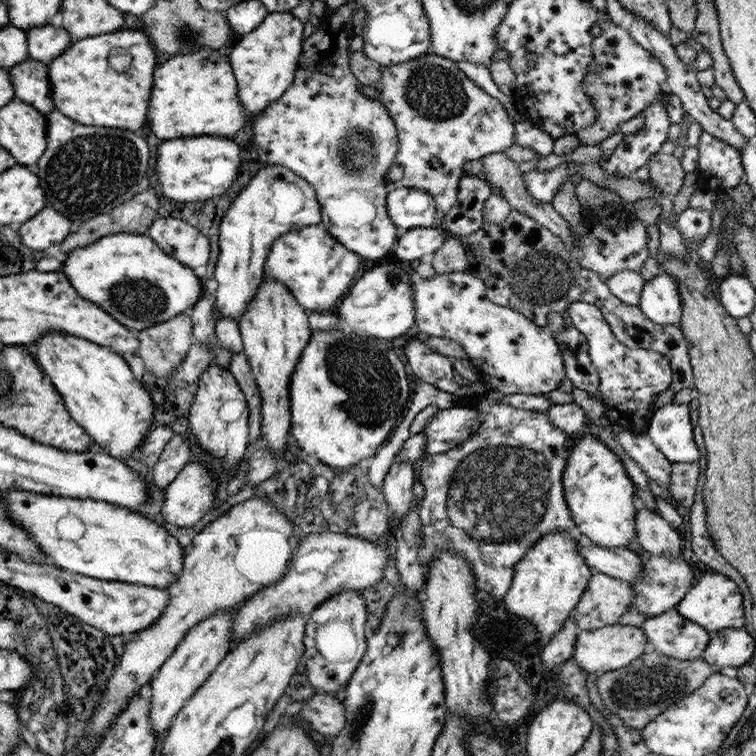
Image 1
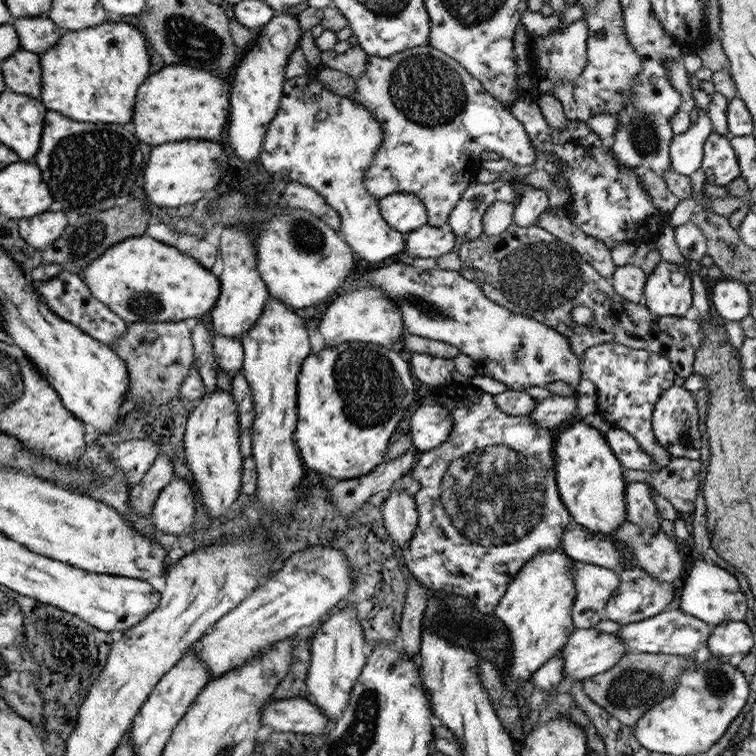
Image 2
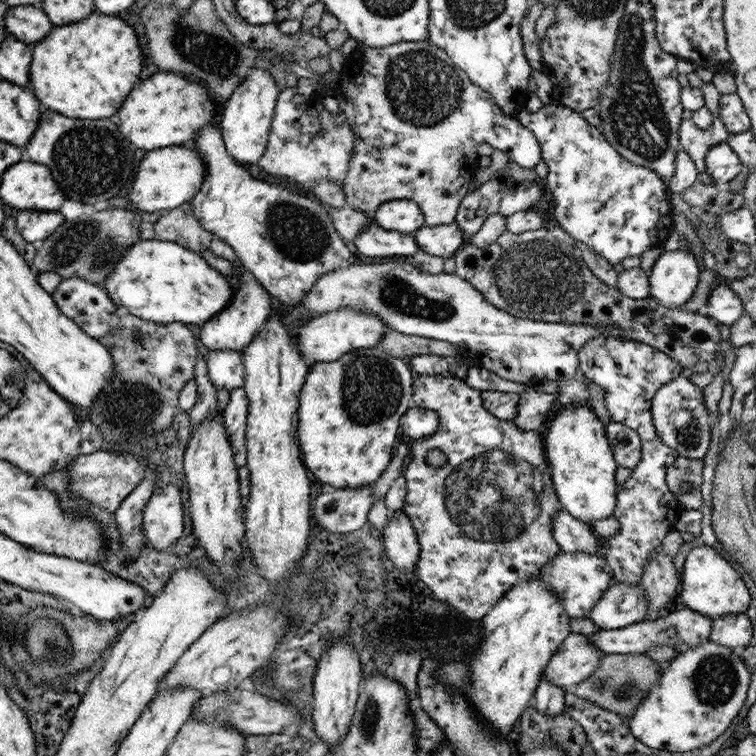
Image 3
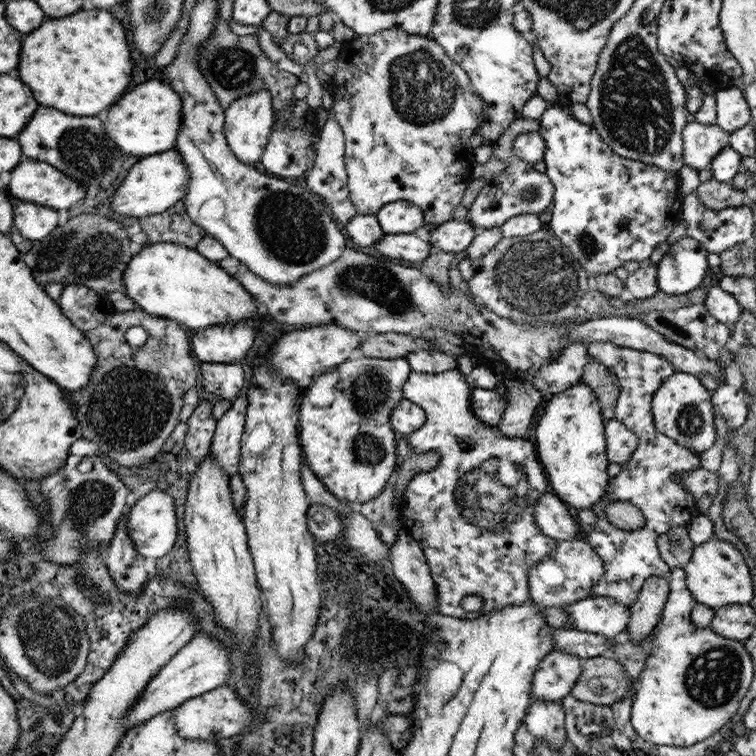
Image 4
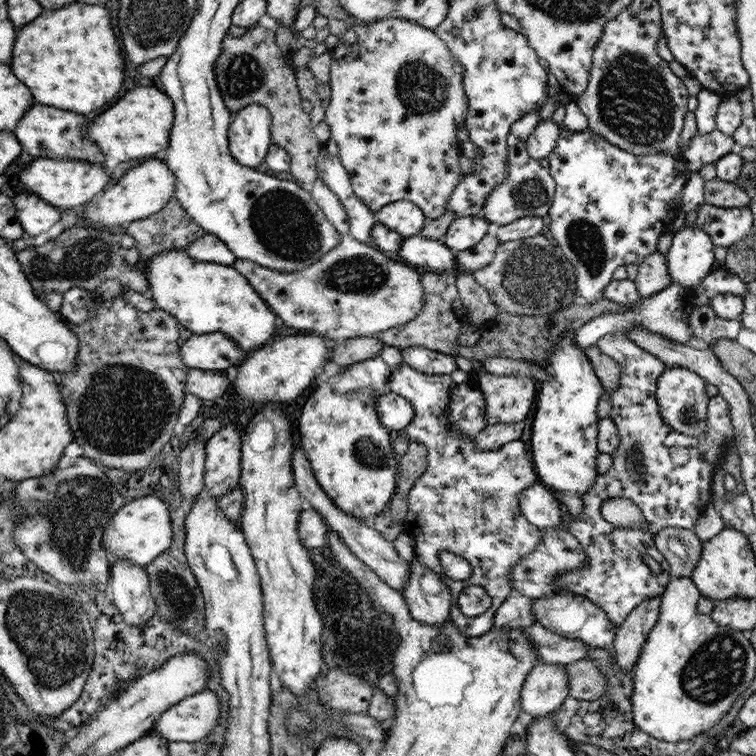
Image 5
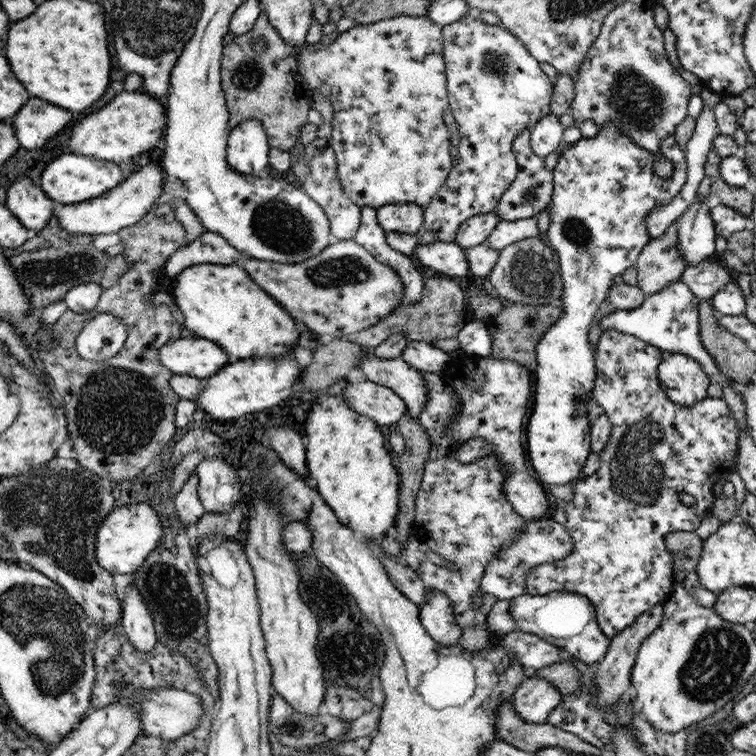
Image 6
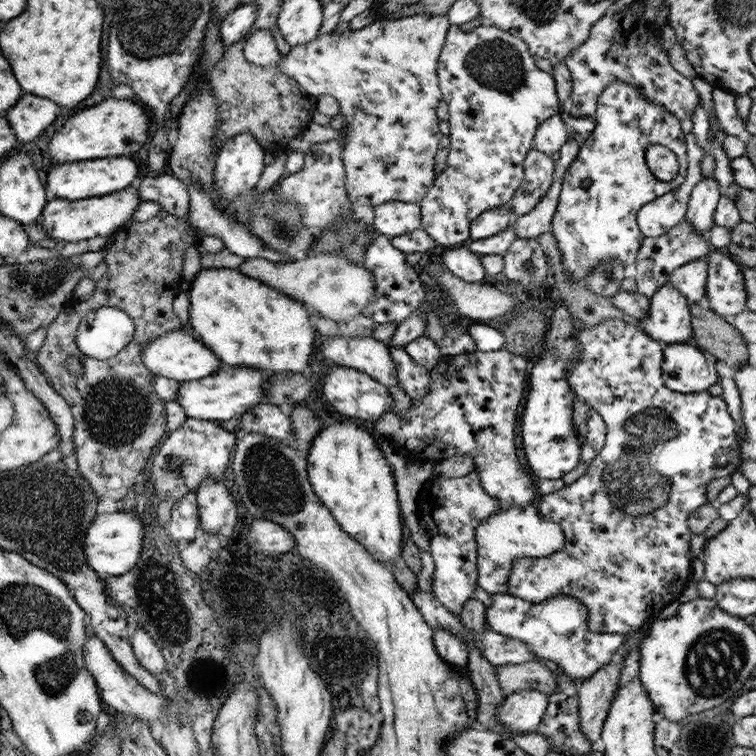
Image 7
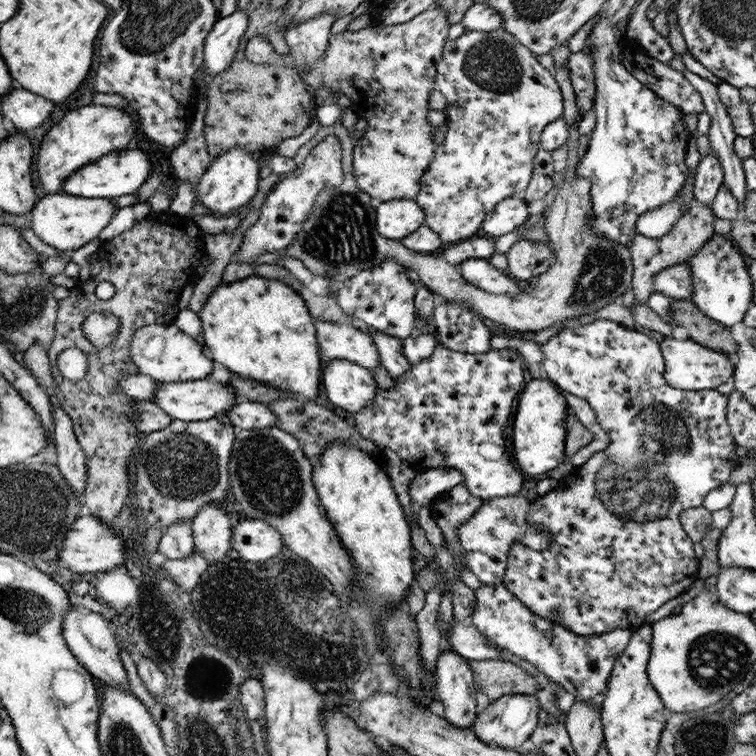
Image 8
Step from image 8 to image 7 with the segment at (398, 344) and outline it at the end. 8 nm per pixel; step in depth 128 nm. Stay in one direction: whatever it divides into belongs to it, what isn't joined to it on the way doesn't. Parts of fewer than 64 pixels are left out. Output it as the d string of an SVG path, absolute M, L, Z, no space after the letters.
M388 346L390 357L396 368L398 384L403 388L410 399L419 400L427 394L430 383L429 370L417 364L400 346Z

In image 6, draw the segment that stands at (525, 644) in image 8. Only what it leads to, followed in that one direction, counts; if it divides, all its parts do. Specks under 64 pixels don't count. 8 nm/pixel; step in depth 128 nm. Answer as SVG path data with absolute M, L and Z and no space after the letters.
M552 591L545 595L530 596L524 593L512 599L510 617L516 620L516 631L536 634L542 640L560 648L570 658L576 658L584 664L595 664L604 658L611 637L606 636L596 620L592 603L581 594Z

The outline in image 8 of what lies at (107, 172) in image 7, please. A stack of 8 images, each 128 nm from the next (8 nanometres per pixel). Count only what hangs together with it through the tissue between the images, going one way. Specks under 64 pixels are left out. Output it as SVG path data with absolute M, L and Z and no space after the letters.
M128 148L124 151L112 151L102 159L95 160L92 164L80 168L78 172L74 172L63 184L63 192L91 199L115 199L137 192L144 184L144 180L148 180L148 176L153 173L152 170L154 170L154 164L144 150Z

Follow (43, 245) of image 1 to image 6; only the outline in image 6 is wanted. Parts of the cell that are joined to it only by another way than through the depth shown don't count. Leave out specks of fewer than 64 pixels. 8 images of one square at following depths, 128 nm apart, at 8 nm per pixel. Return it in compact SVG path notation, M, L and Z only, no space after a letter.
M26 174L10 184L5 204L32 234L48 224L54 210L54 204L47 193L36 186L34 180L26 178Z

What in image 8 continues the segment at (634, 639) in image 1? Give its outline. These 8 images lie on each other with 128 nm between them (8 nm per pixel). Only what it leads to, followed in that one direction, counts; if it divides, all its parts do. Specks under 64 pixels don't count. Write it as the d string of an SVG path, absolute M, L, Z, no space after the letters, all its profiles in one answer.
M517 694L504 695L479 708L476 723L472 729L480 740L484 740L484 744L517 751L522 746L522 742L526 742L530 734L534 732L538 723L539 712L540 704L538 704L538 698L535 694L522 697Z

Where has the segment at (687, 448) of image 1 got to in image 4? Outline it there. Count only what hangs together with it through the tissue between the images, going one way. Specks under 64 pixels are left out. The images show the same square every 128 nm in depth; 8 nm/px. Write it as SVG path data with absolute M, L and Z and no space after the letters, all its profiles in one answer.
M675 372L668 376L656 390L651 403L656 430L698 454L712 448L716 442L716 426L714 425L716 414L711 396L712 392L708 391L695 375Z

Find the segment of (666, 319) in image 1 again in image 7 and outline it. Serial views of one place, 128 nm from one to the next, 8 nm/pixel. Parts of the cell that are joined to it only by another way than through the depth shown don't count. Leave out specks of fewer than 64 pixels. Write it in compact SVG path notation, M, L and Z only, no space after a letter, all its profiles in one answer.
M715 175L703 176L691 192L685 218L700 233L708 236L714 226L714 213L721 197L722 188Z

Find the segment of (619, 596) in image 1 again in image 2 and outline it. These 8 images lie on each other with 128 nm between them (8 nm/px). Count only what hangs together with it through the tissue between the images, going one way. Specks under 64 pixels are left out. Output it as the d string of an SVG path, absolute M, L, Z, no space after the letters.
M572 560L576 597L571 617L575 628L589 629L604 620L604 610L610 595L618 587L619 572L596 564Z

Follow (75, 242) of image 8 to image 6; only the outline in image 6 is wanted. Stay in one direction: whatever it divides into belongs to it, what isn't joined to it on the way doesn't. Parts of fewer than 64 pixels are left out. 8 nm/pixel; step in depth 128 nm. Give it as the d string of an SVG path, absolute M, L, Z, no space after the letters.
M150 160L150 164L141 165L140 172L129 173L118 187L104 192L95 199L83 203L58 205L56 213L58 226L61 226L64 232L74 234L74 238L122 231L123 228L136 224L151 211L152 204L164 190L164 182L165 173L156 165L155 160Z

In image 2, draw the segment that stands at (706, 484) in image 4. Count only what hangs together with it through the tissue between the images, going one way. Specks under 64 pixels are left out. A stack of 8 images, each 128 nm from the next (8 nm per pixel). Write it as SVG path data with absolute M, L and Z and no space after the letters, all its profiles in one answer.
M673 457L671 462L659 472L626 469L623 479L627 483L648 481L659 495L672 503L679 514L693 512L694 501L700 486L700 459Z

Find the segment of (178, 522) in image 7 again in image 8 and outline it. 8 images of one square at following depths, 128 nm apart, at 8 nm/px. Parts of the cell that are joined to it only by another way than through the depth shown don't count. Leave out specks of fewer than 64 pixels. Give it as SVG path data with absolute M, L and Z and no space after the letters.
M190 520L176 522L169 527L159 541L163 560L182 560L195 552L194 536Z

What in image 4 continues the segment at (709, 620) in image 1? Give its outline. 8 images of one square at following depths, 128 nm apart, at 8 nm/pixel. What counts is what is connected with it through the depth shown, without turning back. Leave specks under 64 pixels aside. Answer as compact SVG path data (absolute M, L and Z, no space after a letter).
M714 537L698 545L683 570L688 589L694 595L696 602L703 606L716 610L727 604L749 604L754 598L754 583L752 583L750 567L746 564L739 546L730 541Z

